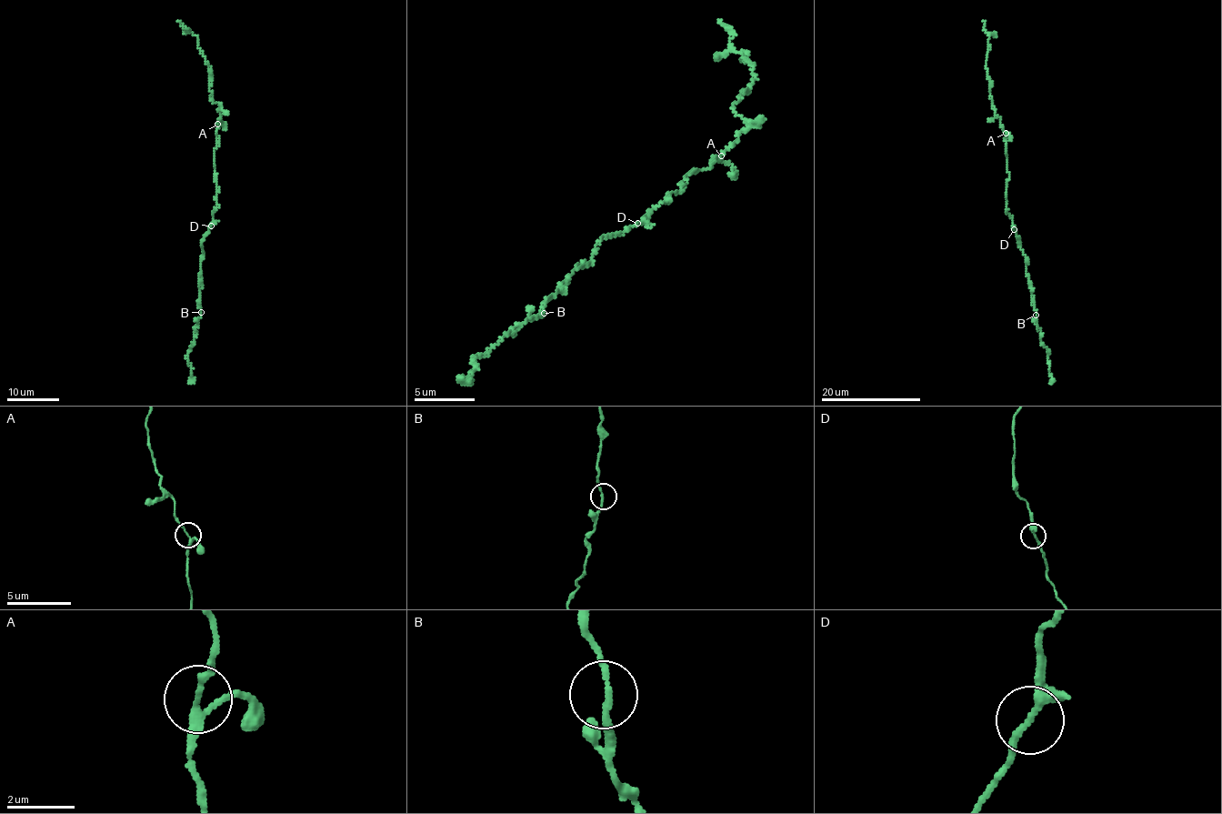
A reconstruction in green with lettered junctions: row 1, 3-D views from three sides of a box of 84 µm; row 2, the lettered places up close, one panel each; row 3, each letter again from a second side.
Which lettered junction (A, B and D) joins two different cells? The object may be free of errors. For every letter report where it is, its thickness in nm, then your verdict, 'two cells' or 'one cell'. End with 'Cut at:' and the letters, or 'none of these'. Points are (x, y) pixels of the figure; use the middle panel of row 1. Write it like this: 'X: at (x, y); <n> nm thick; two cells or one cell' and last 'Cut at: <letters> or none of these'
A: at (721, 155); 170 nm thick; one cell
B: at (544, 313); 170 nm thick; one cell
D: at (637, 223); 180 nm thick; one cell
Cut at: none of these

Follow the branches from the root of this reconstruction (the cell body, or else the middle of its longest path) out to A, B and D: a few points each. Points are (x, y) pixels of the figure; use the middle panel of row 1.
A: (670, 194), (682, 192), (684, 185), (680, 185), (687, 183), (687, 175), (694, 169), (707, 168), (720, 155)
B: (670, 194), (627, 232), (600, 237), (590, 261), (561, 284), (558, 292), (545, 304), (544, 313)
D: (670, 194), (637, 223)

